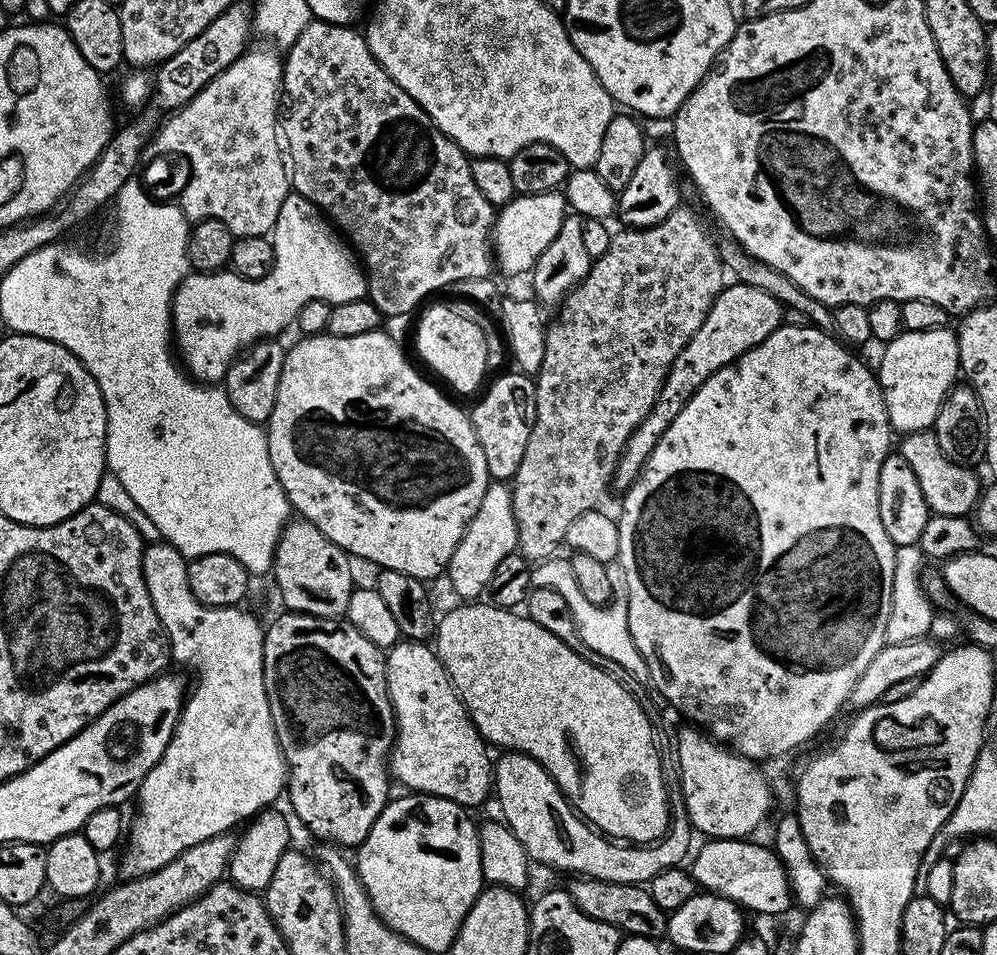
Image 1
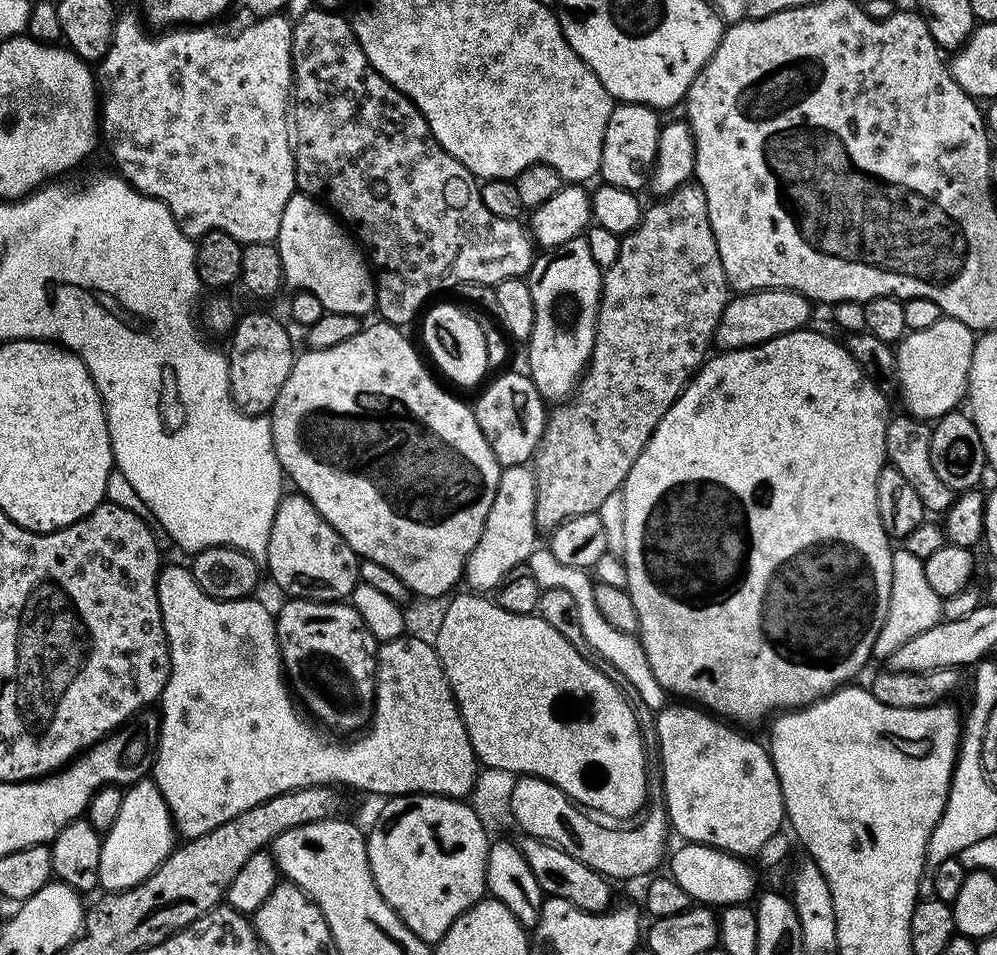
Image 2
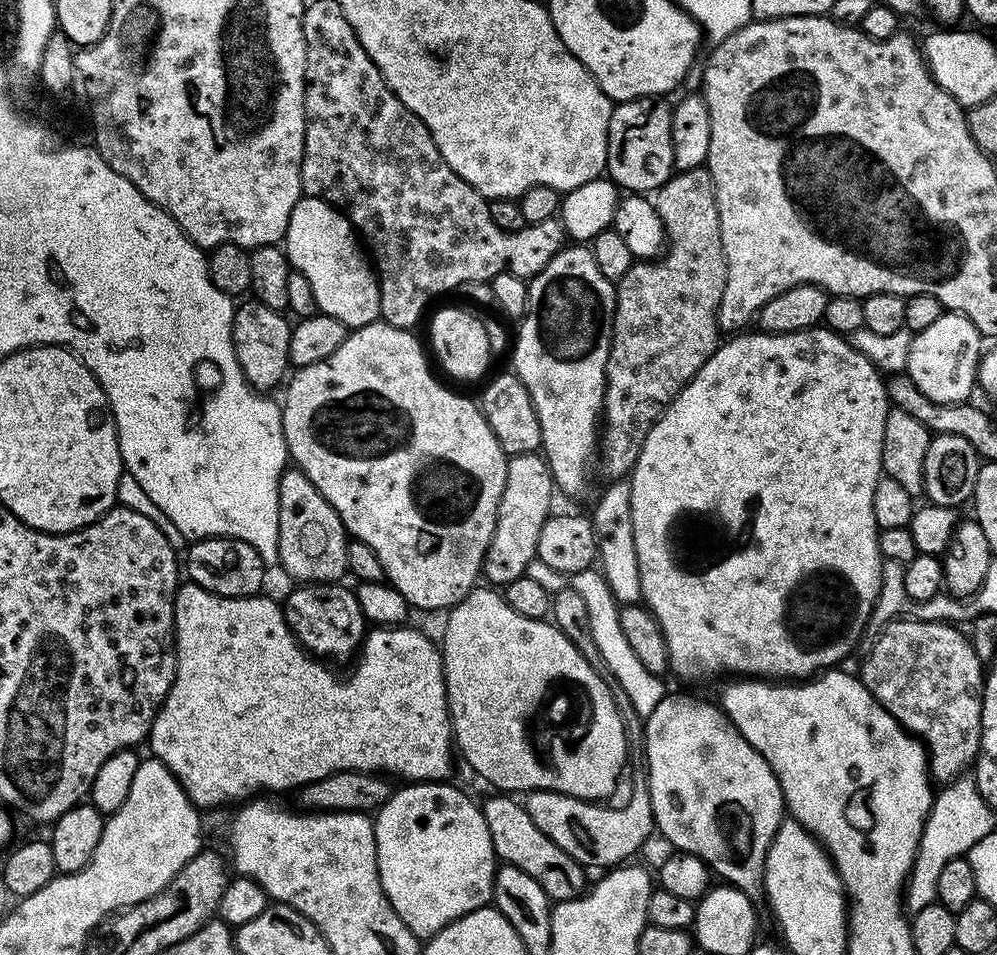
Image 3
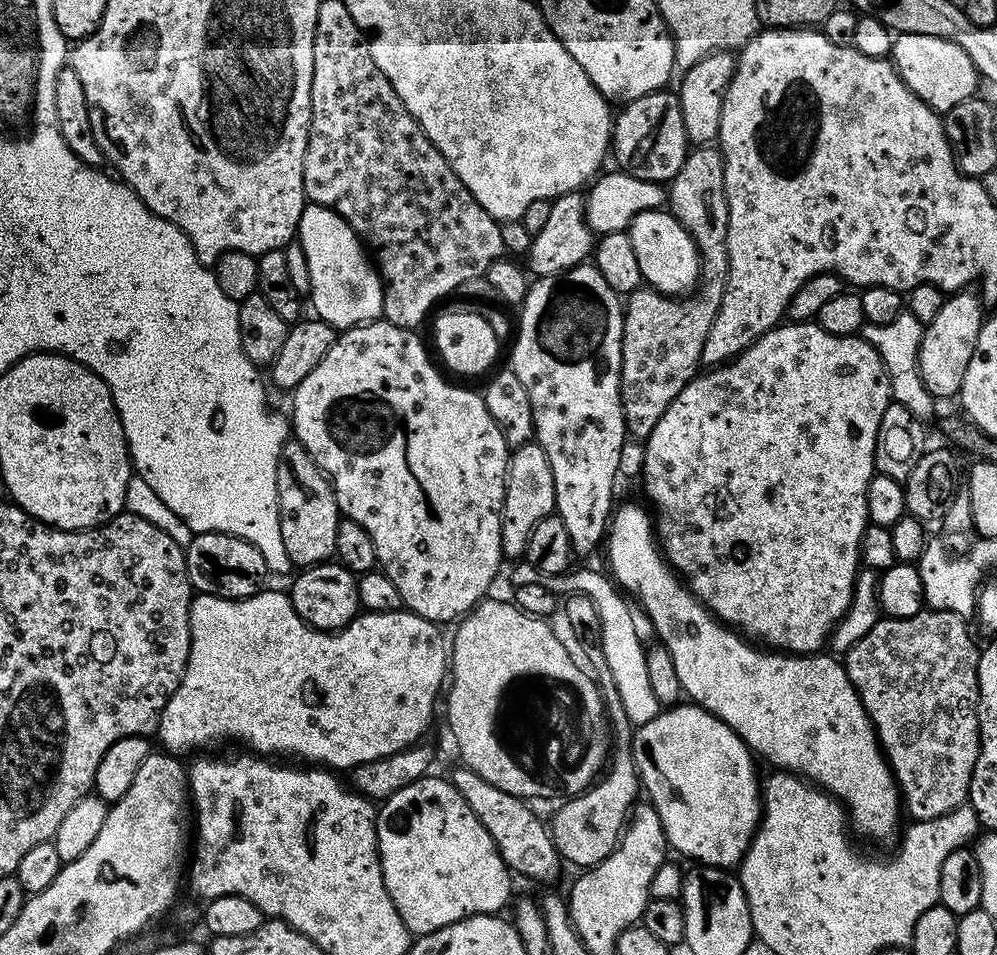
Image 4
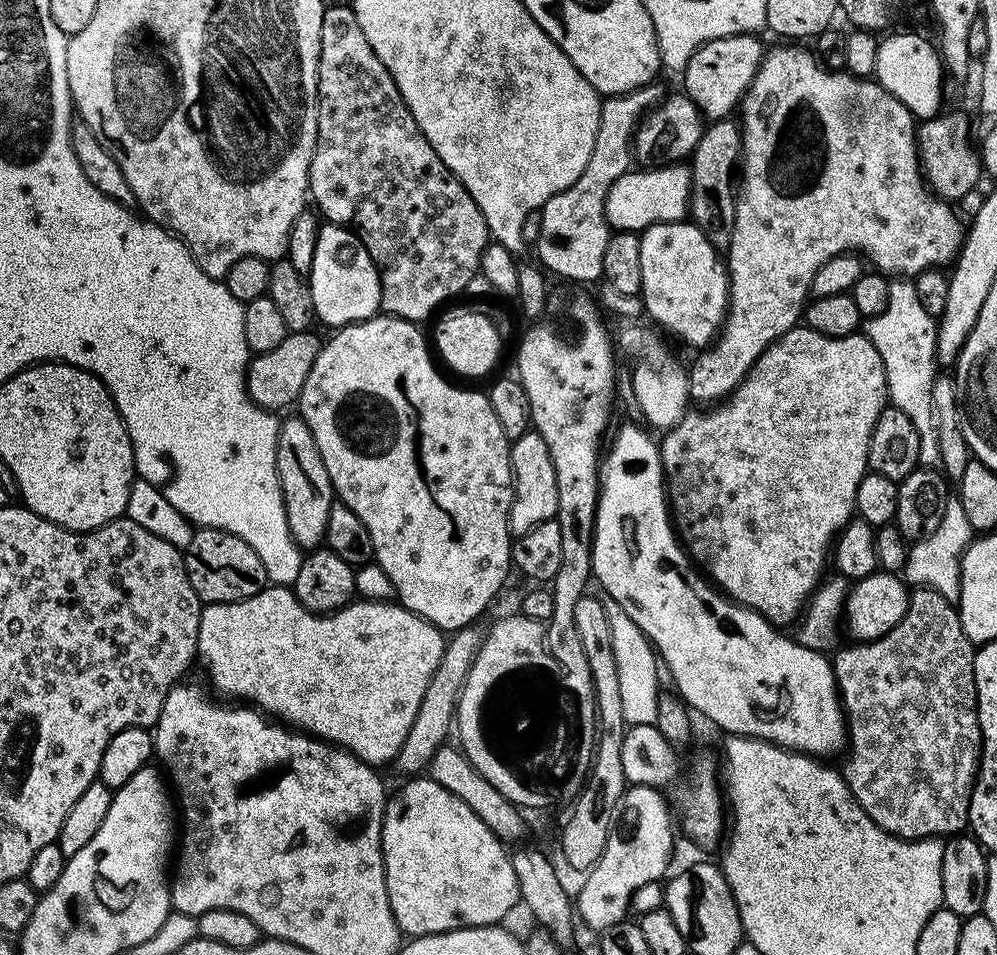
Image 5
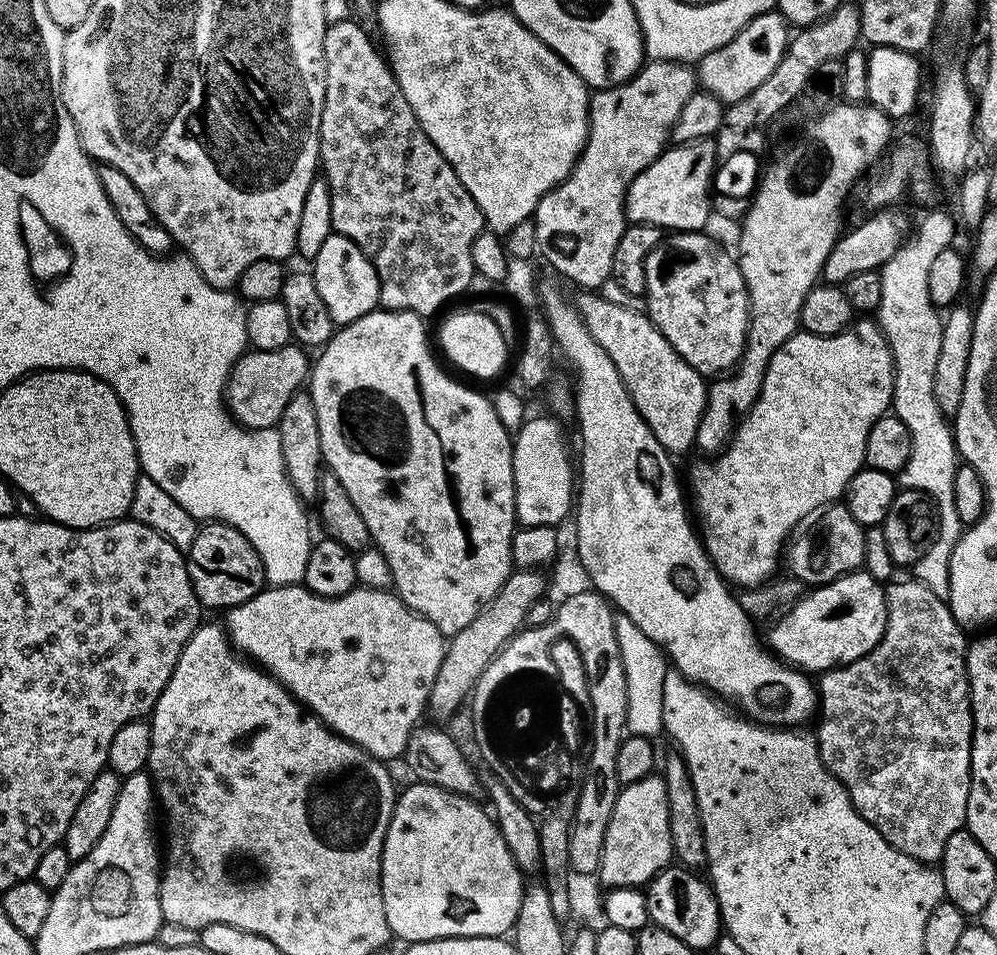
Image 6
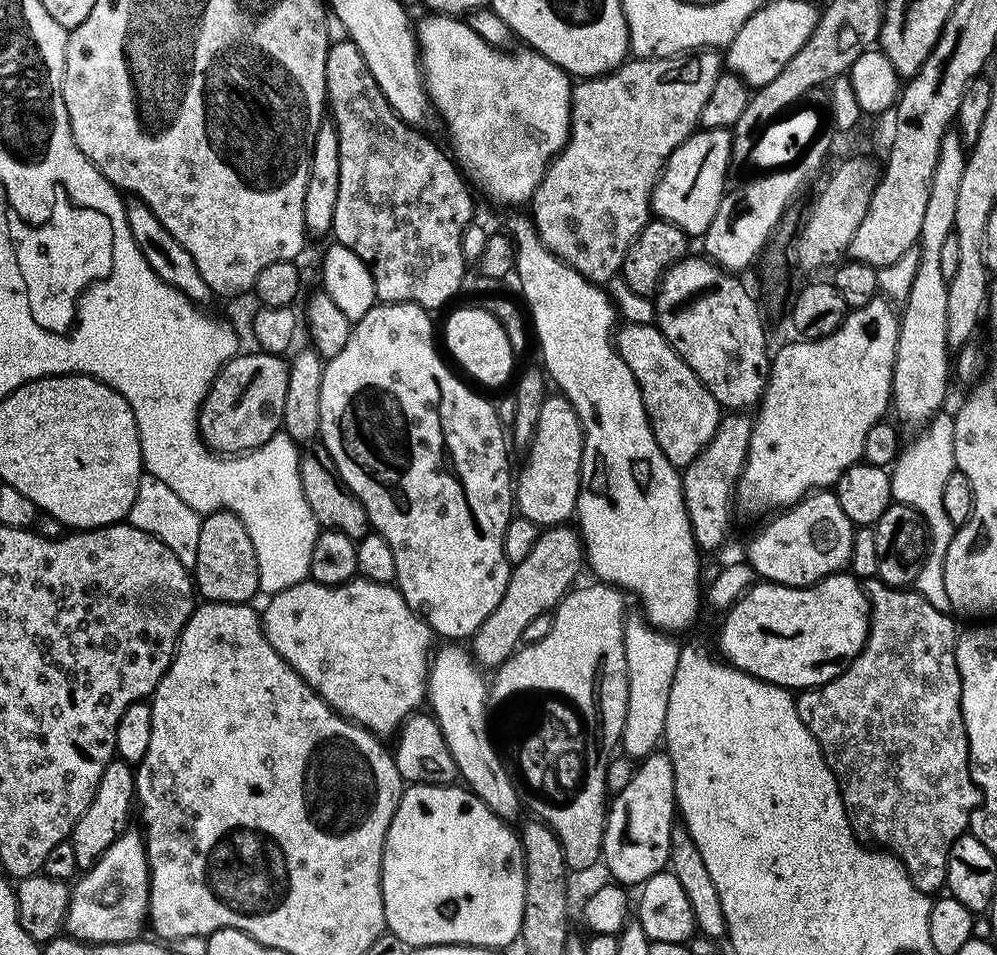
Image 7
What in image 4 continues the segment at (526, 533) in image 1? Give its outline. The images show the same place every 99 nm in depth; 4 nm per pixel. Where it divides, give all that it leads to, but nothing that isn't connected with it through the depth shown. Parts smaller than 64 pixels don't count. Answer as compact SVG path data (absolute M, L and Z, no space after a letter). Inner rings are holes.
M696 146L689 151L688 157L682 162L682 170L678 170L676 177L667 185L666 208L667 211L671 212L674 218L678 218L678 222L689 232L692 236L692 241L696 244L696 248L700 251L700 278L698 287L695 291L685 295L683 298L666 296L663 292L658 292L654 288L641 286L623 301L624 329L622 330L620 397L622 398L622 406L624 407L624 422L628 425L628 436L632 438L637 436L637 438L640 439L640 442L647 441L648 435L654 430L654 426L658 426L662 414L666 414L670 402L674 402L674 398L678 398L678 394L681 390L692 381L693 376L697 375L698 369L701 367L700 359L702 358L702 346L706 346L706 334L710 334L710 326L714 326L714 318L722 306L722 294L724 293L724 287L728 281L728 203L726 202L726 194L724 193L724 156L720 152L719 147Z

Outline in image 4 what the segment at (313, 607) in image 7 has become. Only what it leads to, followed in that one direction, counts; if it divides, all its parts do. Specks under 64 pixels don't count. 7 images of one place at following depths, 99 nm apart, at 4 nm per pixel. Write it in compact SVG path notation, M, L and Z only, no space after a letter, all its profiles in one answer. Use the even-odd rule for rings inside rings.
M261 590L254 593L253 596L247 596L244 600L224 600L220 596L206 596L203 594L196 594L192 597L192 605L190 606L190 654L188 655L188 661L186 662L186 670L182 674L182 682L178 686L178 690L174 690L174 694L166 702L166 706L162 710L160 715L160 726L158 729L158 737L165 749L172 754L181 754L180 752L196 752L199 748L208 748L211 744L220 744L223 740L233 740L236 744L245 744L247 751L252 754L259 754L264 758L292 758L288 756L297 756L297 761L307 762L312 766L323 766L329 770L351 770L356 768L359 764L365 764L366 762L374 762L378 758L386 758L390 754L400 752L403 748L410 748L413 744L417 743L421 739L420 736L428 727L432 724L432 715L436 712L436 699L441 699L442 689L446 684L446 669L450 664L450 656L446 651L446 638L444 642L444 636L439 627L433 624L431 620L422 618L416 612L410 612L407 610L401 610L398 612L364 612L363 614L354 617L347 624L345 628L337 628L330 632L321 632L319 628L311 628L301 616L297 614L292 605L292 597L287 591L284 592L268 592L269 590Z

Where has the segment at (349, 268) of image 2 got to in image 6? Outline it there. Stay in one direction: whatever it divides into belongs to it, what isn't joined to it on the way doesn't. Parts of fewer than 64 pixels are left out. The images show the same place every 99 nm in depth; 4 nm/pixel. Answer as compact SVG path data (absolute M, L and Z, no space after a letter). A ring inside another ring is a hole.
M335 234L326 238L314 261L314 275L318 294L322 294L326 310L330 310L333 325L343 326L362 318L367 312L377 311L380 303L380 279L376 268L350 238Z

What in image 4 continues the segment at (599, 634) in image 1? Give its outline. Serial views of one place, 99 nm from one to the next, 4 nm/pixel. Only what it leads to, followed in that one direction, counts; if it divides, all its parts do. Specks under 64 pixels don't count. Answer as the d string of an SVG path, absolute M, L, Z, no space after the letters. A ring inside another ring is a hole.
M516 562L512 568L512 584L515 587L530 583L544 584L555 594L579 594L594 602L594 610L598 610L598 618L602 626L602 654L606 654L606 666L610 666L610 674L618 686L618 694L622 697L622 706L626 709L626 718L634 726L650 722L662 711L661 704L651 689L646 668L646 644L638 640L634 631L633 620L628 611L629 603L622 595L621 589L603 571L595 572L592 568L584 568L581 572L569 570L563 576L547 576L527 562Z

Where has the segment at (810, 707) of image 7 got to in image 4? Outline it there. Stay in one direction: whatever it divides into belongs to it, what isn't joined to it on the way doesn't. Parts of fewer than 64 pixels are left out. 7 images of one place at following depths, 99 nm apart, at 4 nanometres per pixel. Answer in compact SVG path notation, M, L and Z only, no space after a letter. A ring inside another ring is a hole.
M922 610L910 618L881 618L873 628L865 634L857 644L852 645L843 653L842 663L870 722L874 726L876 736L880 739L880 747L888 758L888 767L896 778L902 797L902 808L905 813L912 815L913 821L933 820L948 816L950 810L960 808L965 804L970 790L970 778L974 774L974 762L978 762L980 753L980 723L978 722L978 706L980 705L980 687L978 686L978 662L981 649L976 648L972 636L968 633L965 617L953 612L942 610Z

